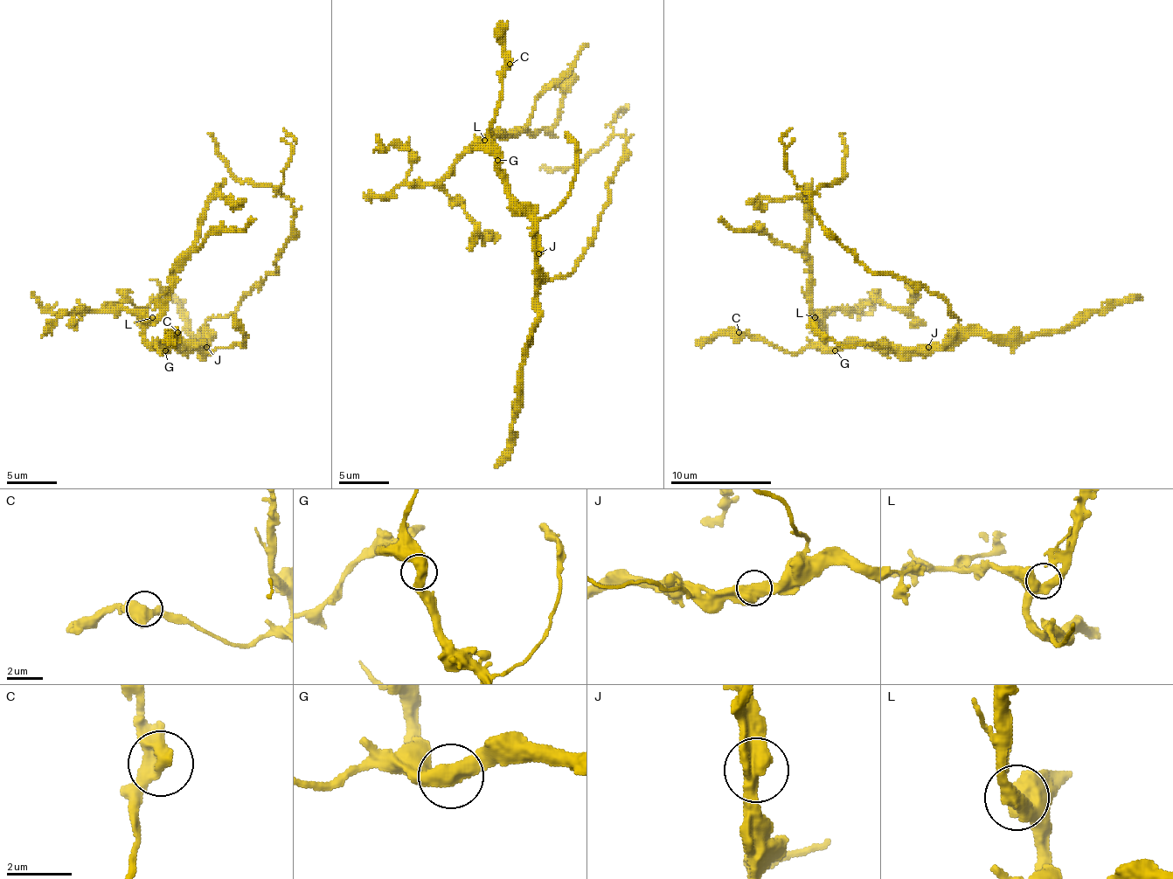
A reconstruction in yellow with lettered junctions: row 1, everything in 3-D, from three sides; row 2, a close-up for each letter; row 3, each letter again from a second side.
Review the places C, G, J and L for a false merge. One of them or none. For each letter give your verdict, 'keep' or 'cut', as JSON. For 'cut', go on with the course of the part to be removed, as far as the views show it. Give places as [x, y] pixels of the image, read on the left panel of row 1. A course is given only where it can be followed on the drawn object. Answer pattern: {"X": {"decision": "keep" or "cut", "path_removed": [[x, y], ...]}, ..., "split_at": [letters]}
{"C": {"decision": "keep"}, "G": {"decision": "keep"}, "J": {"decision": "cut", "path_removed": [[205, 348], [205, 322], [228, 317], [276, 272], [294, 211], [271, 186], [238, 179], [208, 134]]}, "L": {"decision": "keep"}, "split_at": ["J"]}

